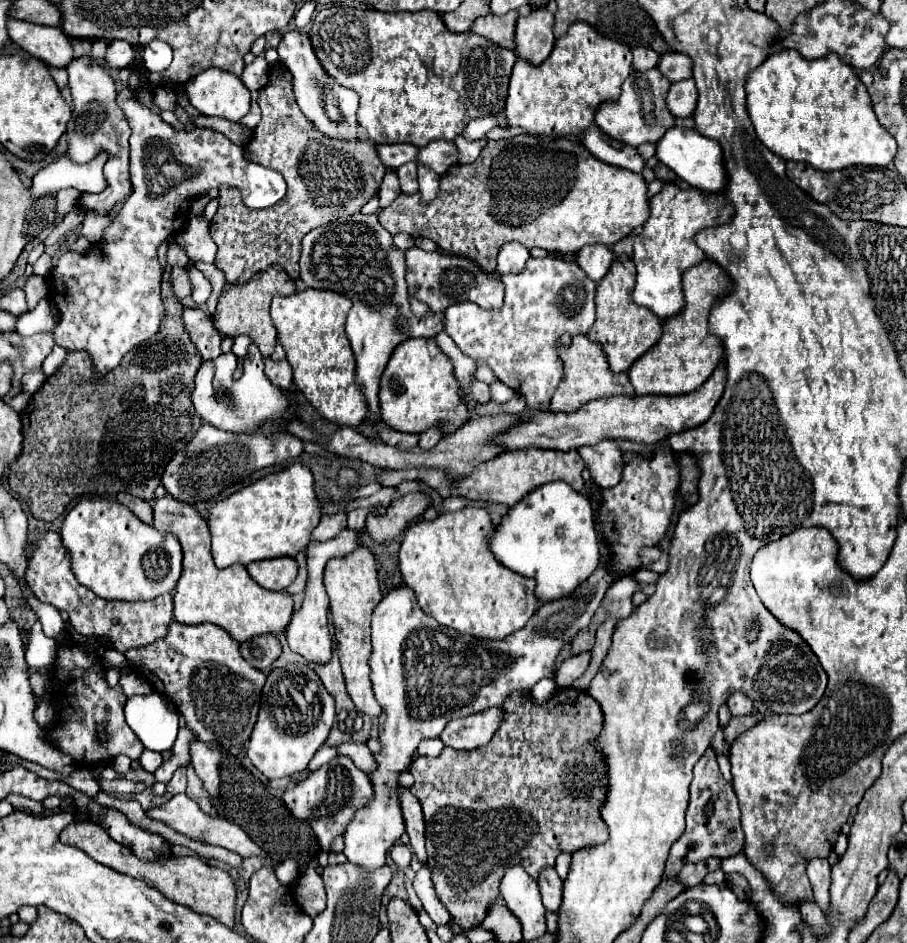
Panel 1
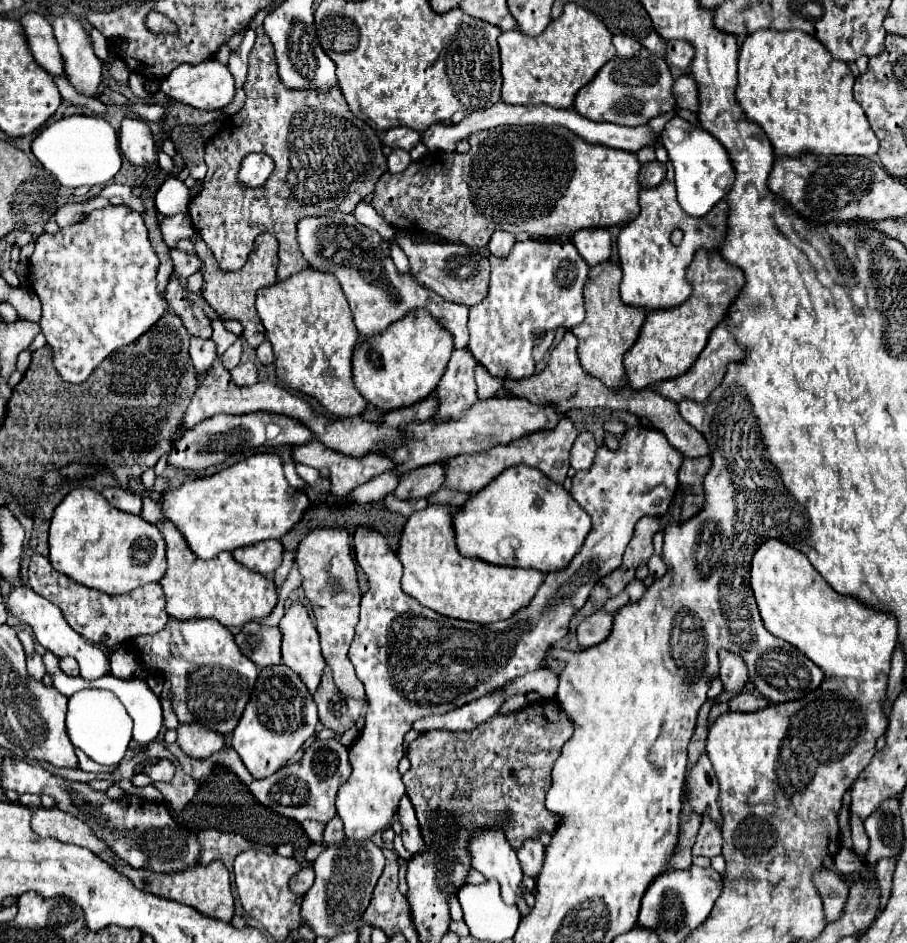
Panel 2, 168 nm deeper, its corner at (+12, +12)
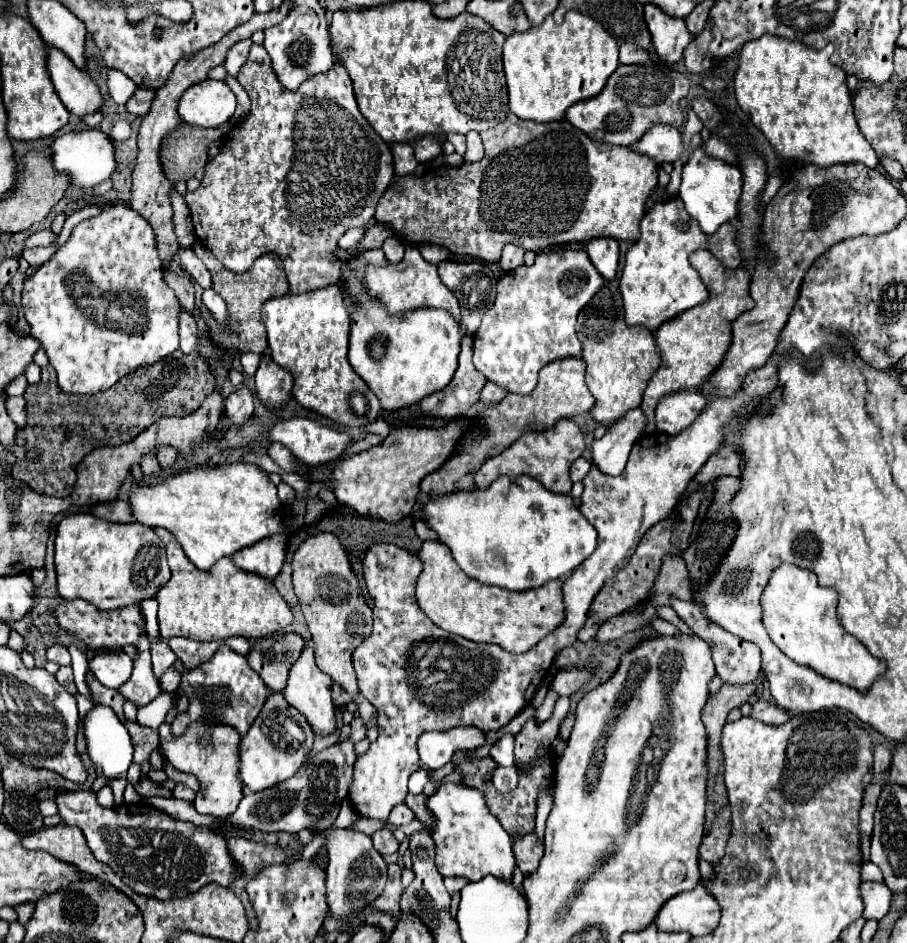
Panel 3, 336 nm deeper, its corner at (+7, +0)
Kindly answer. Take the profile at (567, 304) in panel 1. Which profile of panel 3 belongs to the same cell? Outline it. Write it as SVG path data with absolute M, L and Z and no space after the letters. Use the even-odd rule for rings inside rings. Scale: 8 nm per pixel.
M560 250L560 252L538 252L536 254L536 260L532 266L526 266L526 264L520 264L518 268L506 272L504 276L500 276L498 284L496 284L496 300L494 304L488 308L488 312L484 314L482 318L482 324L478 328L478 332L474 334L474 366L478 372L482 372L490 382L494 384L500 384L502 388L506 388L508 392L514 392L514 394L530 394L536 384L538 384L538 372L552 360L556 358L564 358L564 356L578 356L582 352L582 344L578 340L578 334L576 334L576 318L578 318L578 312L588 304L588 300L600 290L600 286L604 284L604 278L600 276L600 272L596 272L596 268L592 268L592 262L588 260L588 254L584 250Z

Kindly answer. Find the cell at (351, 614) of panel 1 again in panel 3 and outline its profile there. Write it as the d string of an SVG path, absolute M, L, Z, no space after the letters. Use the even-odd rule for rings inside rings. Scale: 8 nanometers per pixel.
M316 534L306 538L292 560L294 592L300 600L302 614L316 648L316 664L340 684L352 698L358 696L352 652L364 640L362 632L372 630L372 610L368 608L356 574L352 572L348 554L334 534Z

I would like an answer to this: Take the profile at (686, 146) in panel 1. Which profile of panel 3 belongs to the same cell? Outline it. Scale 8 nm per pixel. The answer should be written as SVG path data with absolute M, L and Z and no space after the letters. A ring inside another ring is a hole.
M698 146L688 162L682 168L682 184L680 184L680 198L686 206L686 212L700 224L706 234L716 232L720 224L736 218L736 204L742 194L742 174L740 168L728 164L720 158L712 158Z

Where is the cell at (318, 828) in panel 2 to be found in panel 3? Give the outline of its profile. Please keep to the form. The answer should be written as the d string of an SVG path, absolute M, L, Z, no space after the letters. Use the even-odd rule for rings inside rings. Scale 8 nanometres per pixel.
M326 830L324 832L324 848L328 850L328 866L326 866L326 900L330 914L348 920L352 914L364 912L384 890L388 874L384 858L374 850L372 838L362 832L352 830Z

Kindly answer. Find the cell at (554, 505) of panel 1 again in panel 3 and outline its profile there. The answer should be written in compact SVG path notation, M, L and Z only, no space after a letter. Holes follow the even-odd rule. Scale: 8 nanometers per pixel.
M522 474L522 476L500 476L496 482L490 484L490 488L486 490L472 490L472 492L454 492L454 494L444 494L444 496L434 496L426 506L424 506L424 512L426 512L426 522L432 530L436 530L440 542L444 542L450 550L452 550L452 556L456 560L456 564L474 580L482 582L482 584L490 584L490 586L500 586L500 588L506 588L506 590L530 590L530 588L538 588L550 580L558 580L558 578L566 578L570 572L574 572L574 568L584 560L588 558L588 554L596 548L596 542L598 542L598 534L596 534L596 528L592 524L588 524L588 520L584 520L584 516L580 516L580 510L574 506L572 498L570 496L556 496L552 492L548 492L538 480Z

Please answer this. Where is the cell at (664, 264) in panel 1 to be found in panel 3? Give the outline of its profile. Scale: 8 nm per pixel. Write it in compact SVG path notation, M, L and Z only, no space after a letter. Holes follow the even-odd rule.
M680 198L656 202L640 222L640 238L626 252L626 264L620 278L626 324L646 326L654 332L662 322L702 304L708 298L708 292L698 272L690 266L688 254L698 248L706 248L724 266L738 268L742 264L742 256L736 248L734 234L736 228L732 222L722 224L714 234L704 234L696 220L692 220L688 212L684 212L684 204Z

